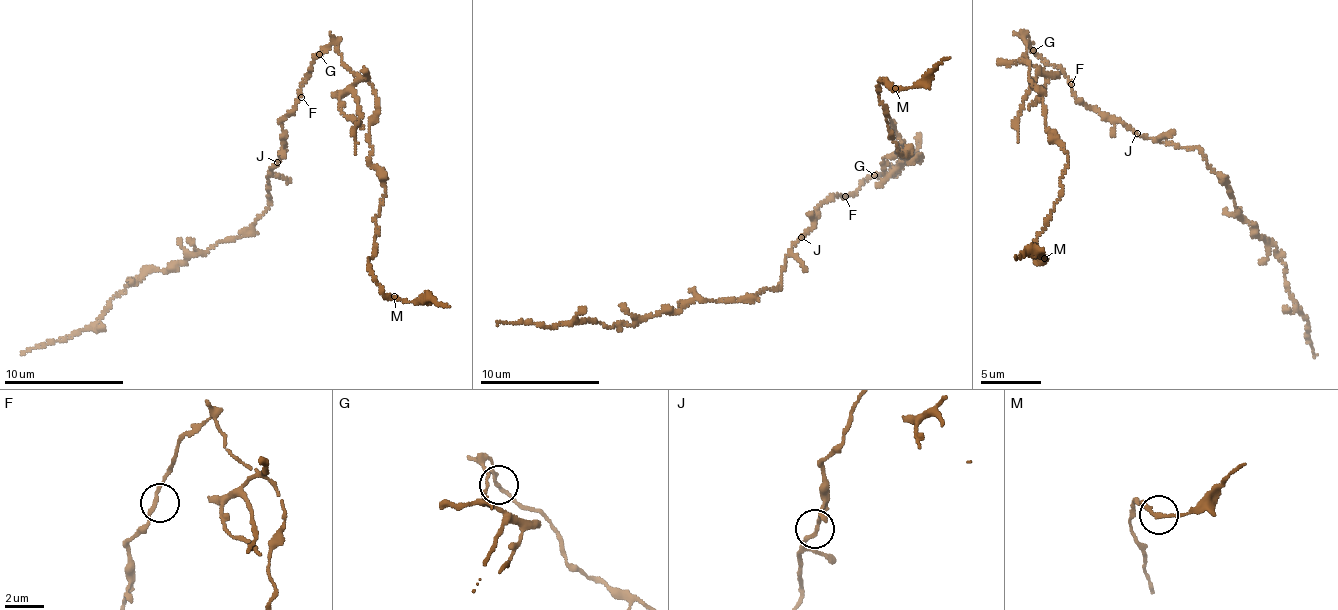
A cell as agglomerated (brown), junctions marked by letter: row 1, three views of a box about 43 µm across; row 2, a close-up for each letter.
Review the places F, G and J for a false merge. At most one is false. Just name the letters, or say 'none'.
G

